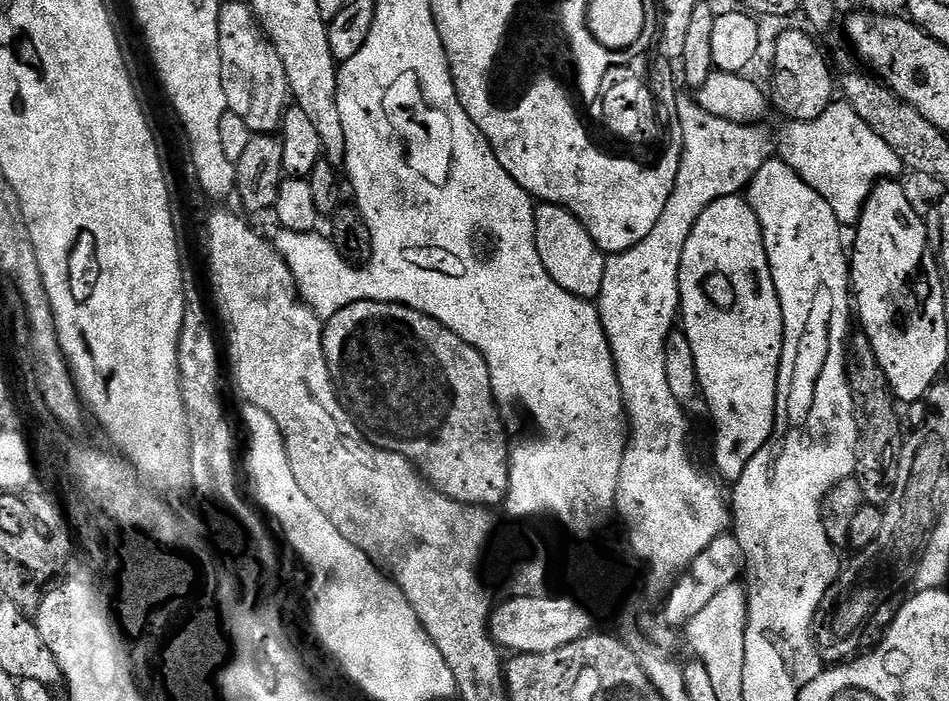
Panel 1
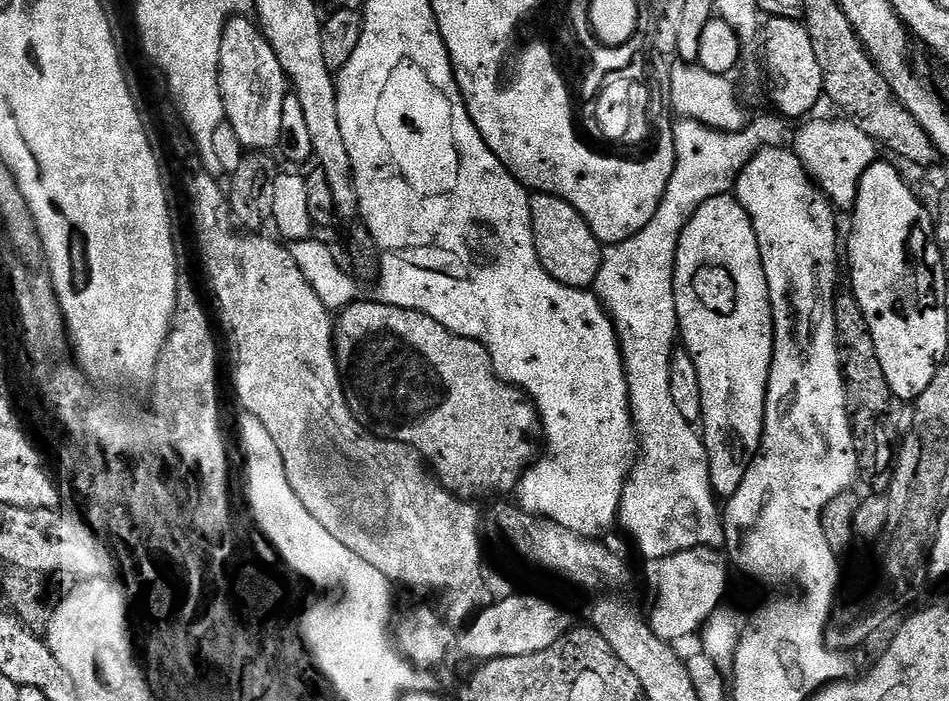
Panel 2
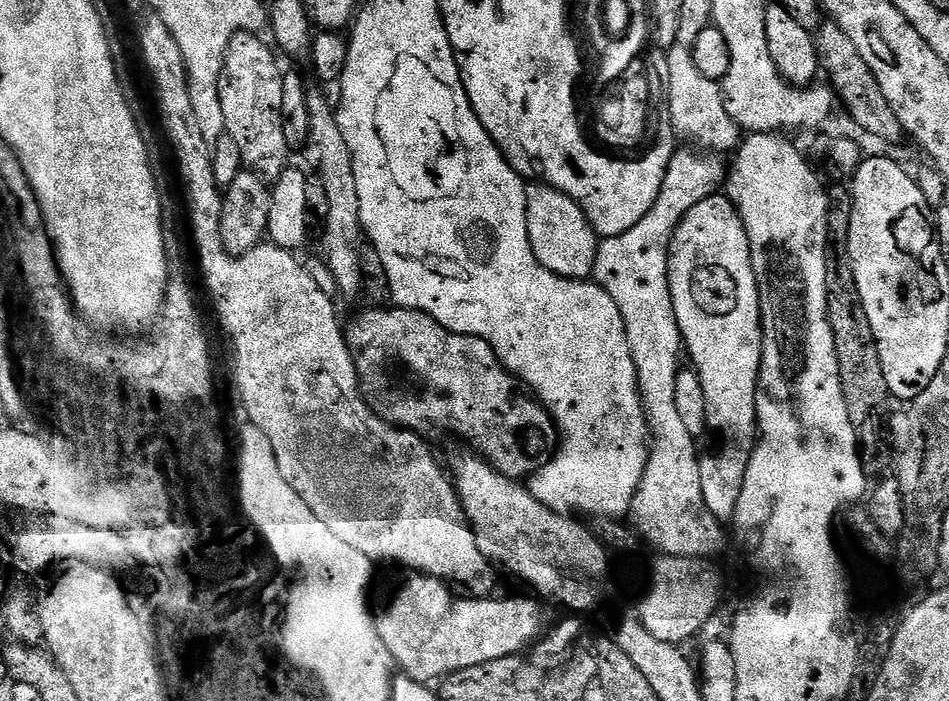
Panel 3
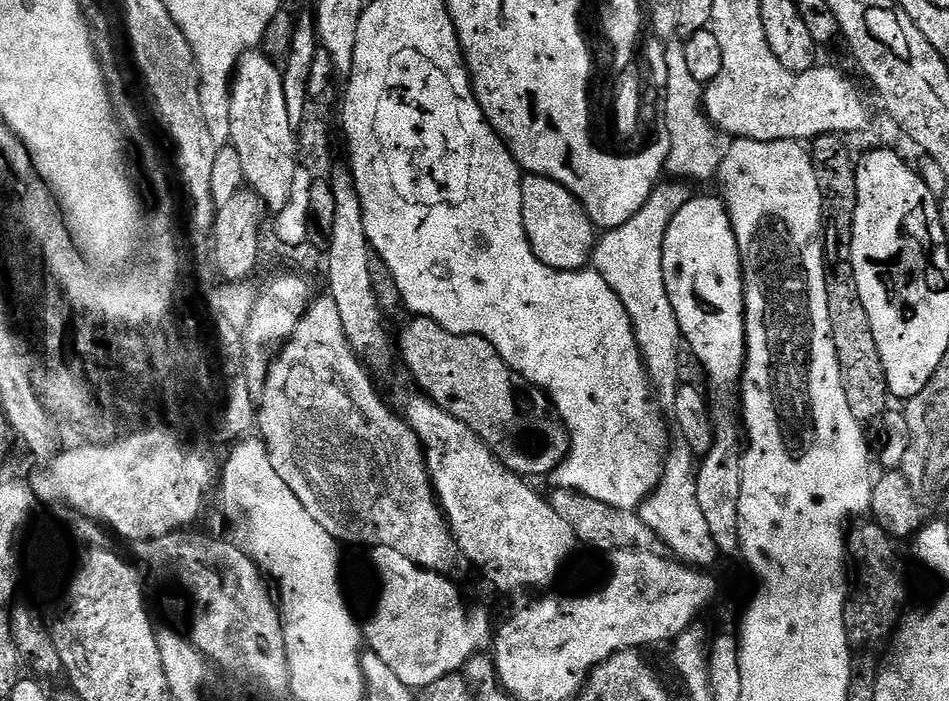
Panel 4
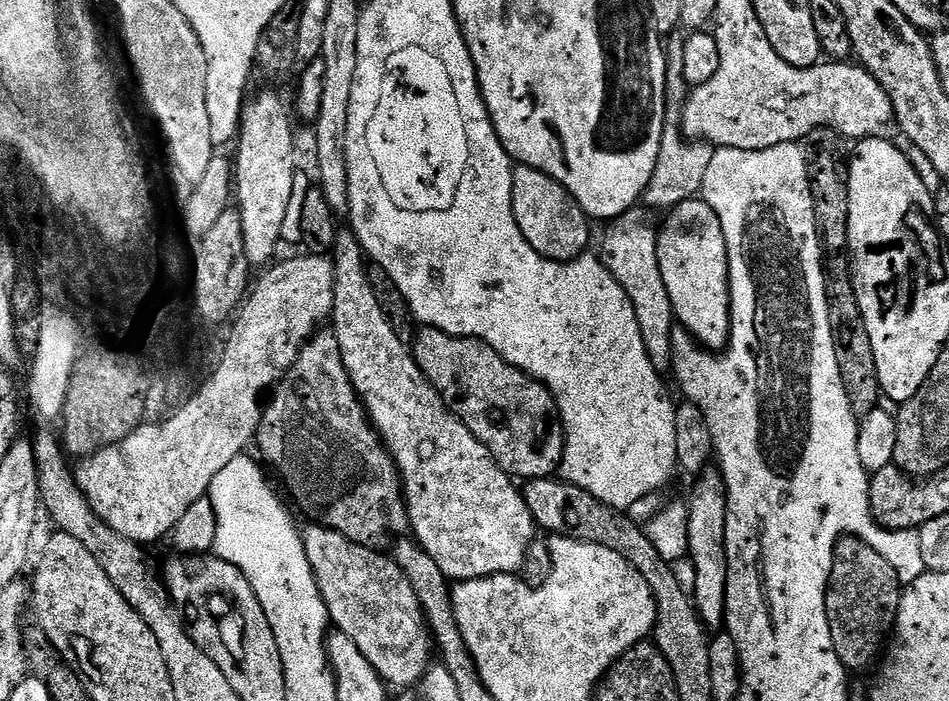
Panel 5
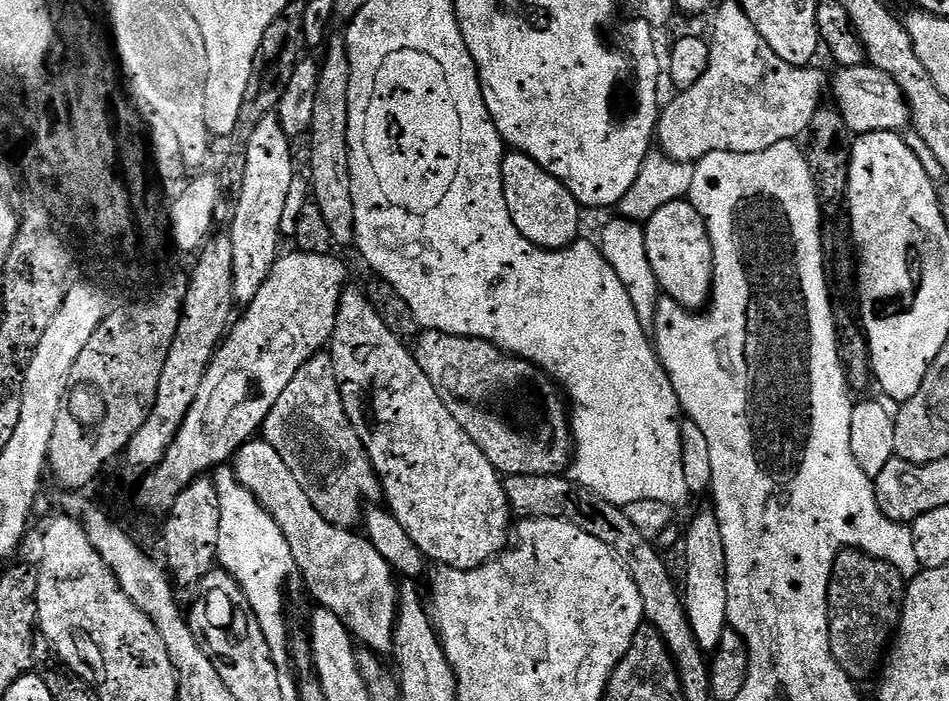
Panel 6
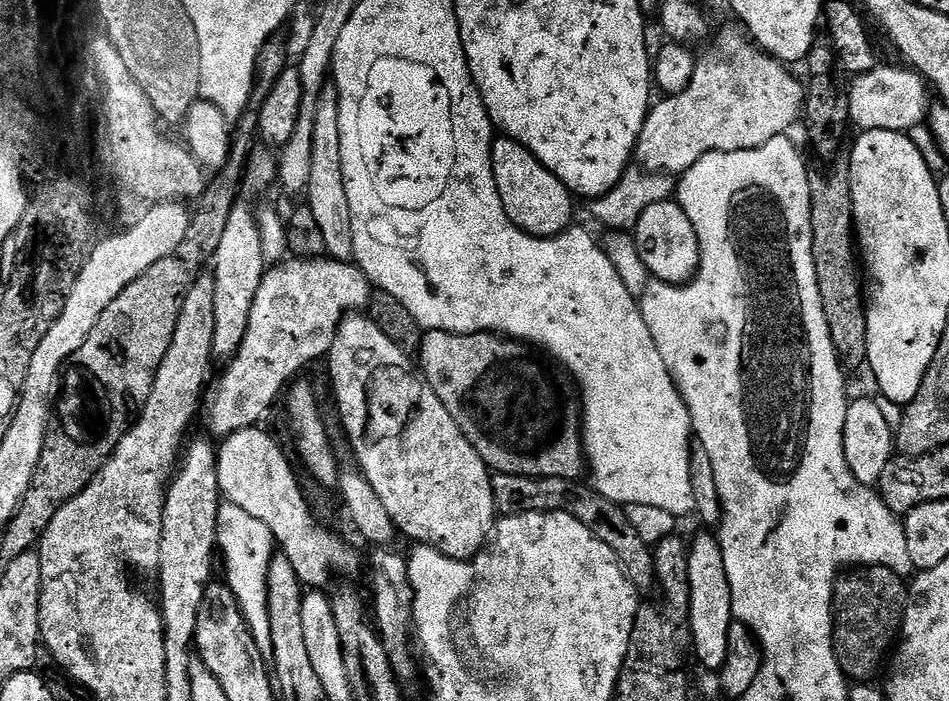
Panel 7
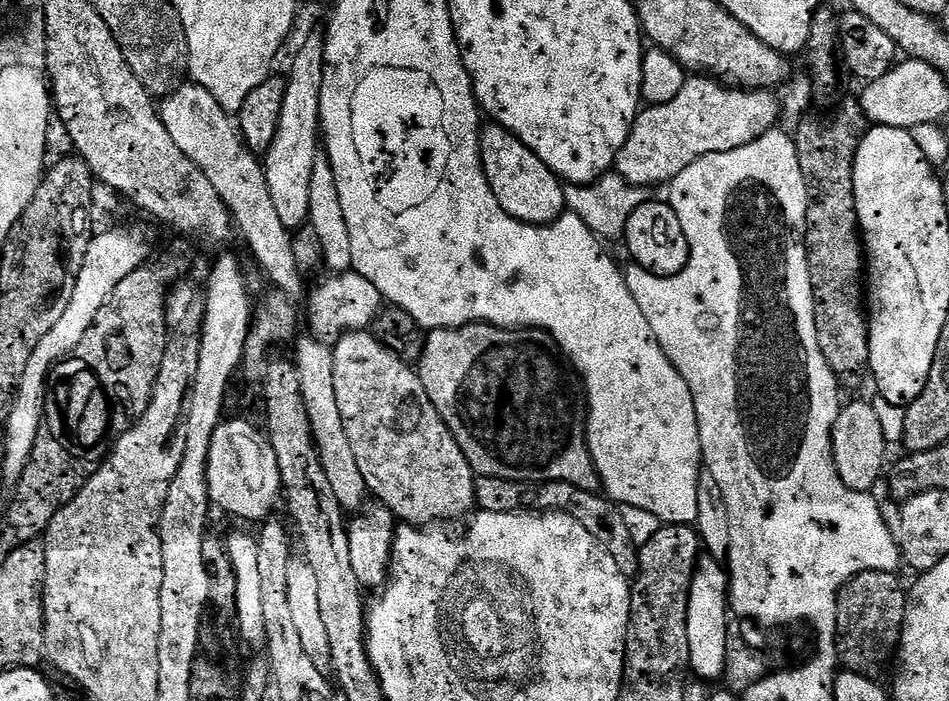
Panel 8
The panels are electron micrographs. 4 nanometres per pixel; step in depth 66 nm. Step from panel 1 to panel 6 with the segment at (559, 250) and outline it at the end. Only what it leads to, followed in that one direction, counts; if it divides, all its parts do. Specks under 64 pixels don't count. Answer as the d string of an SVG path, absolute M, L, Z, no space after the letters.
M515 150L509 151L501 160L500 175L504 182L506 210L510 210L510 218L514 222L514 226L518 226L520 233L529 242L549 250L569 248L571 244L576 243L581 235L580 212L582 213L582 205L576 201L574 194L570 194L570 190L562 181L551 176L542 166L538 166L538 162L534 162L534 158Z

